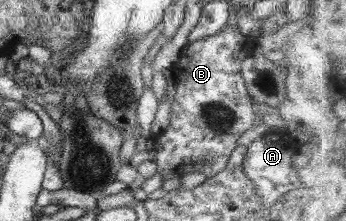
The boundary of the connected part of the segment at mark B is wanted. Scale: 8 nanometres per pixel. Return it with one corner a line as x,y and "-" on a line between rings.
227,24
214,35
187,41
184,54
171,67
177,89
170,130
152,137
158,141
154,162
166,179
188,172
203,172
207,178
218,174
228,164
236,140
259,122
241,73
242,61
255,52
254,39

